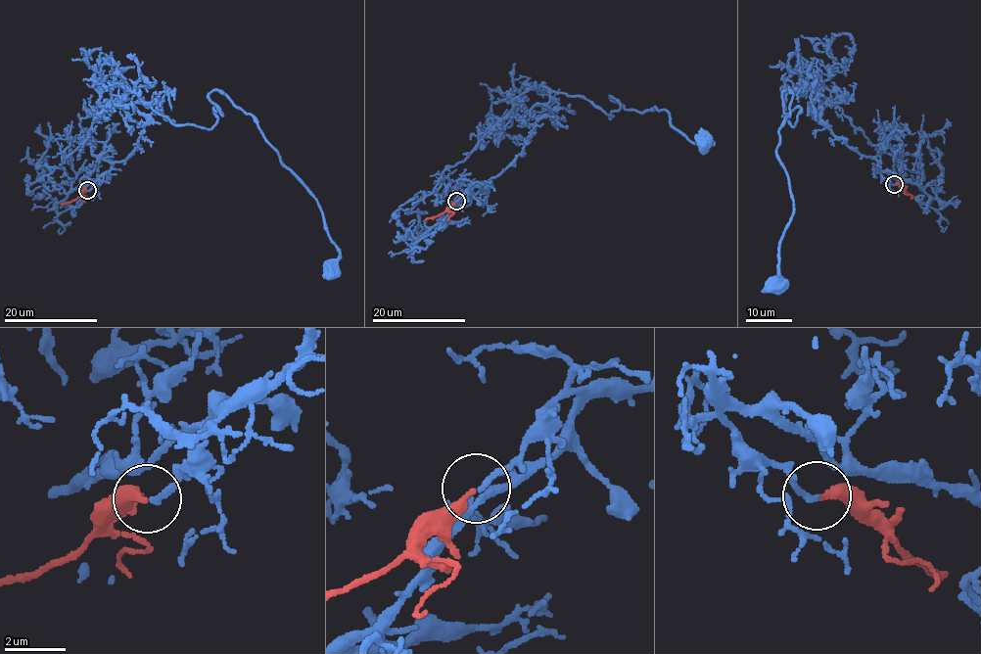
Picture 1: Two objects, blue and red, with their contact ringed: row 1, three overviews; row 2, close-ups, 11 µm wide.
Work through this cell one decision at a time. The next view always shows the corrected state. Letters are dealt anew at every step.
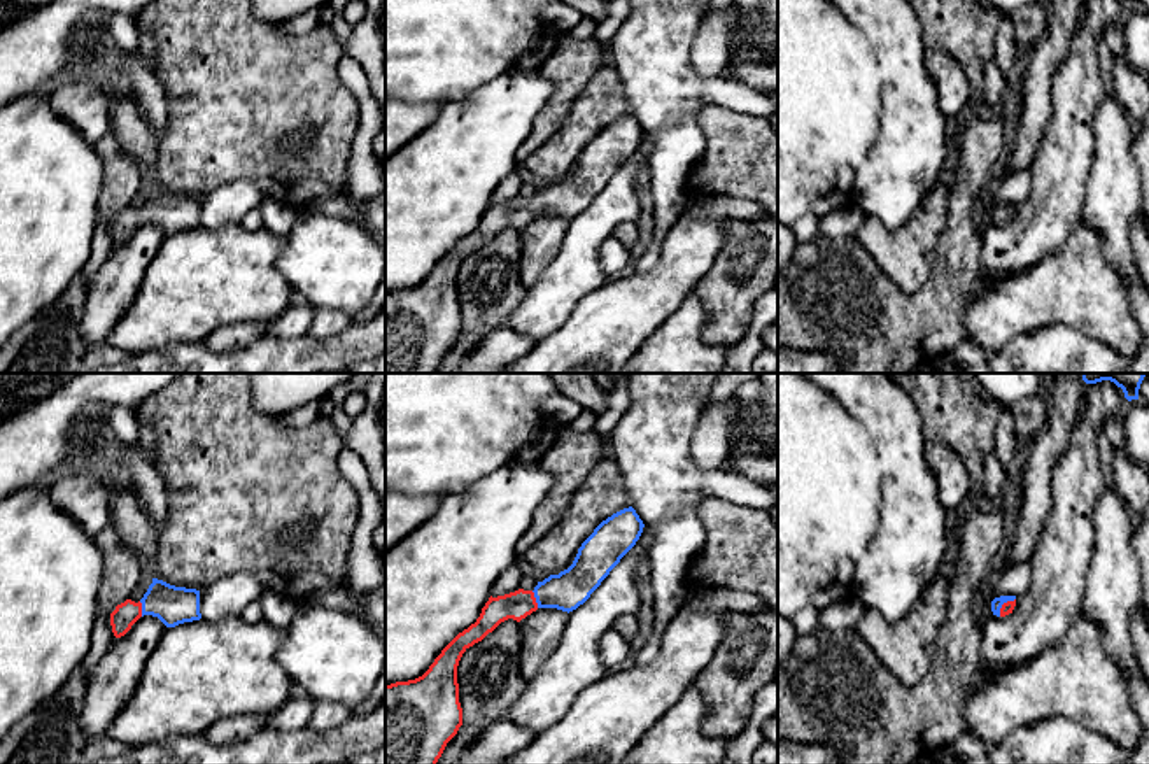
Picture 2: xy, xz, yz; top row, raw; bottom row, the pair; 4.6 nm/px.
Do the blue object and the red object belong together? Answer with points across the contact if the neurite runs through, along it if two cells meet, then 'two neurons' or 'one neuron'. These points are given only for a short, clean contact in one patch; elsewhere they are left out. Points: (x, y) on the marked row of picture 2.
across xz (571, 587), (536, 600), (517, 605) | one neuron

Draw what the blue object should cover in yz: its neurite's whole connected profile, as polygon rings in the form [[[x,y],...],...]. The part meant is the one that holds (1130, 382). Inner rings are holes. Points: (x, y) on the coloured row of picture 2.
[[[1082,373],[1086,384],[1110,380],[1123,389],[1128,401],[1138,400],[1138,389],[1145,373]]]

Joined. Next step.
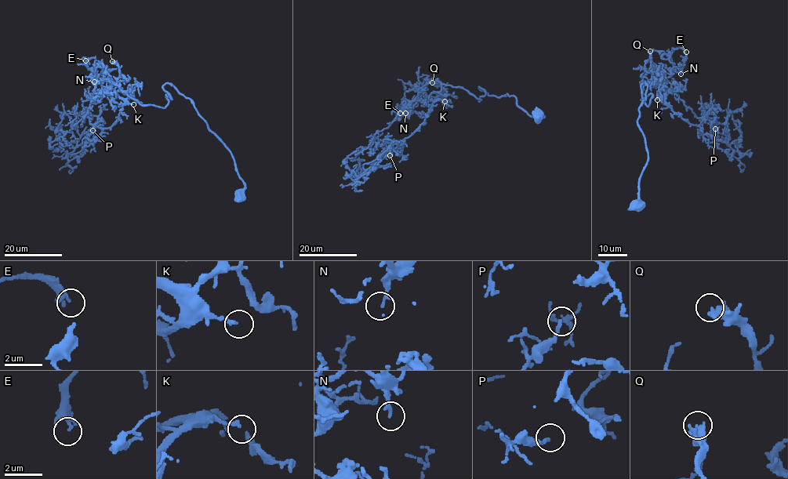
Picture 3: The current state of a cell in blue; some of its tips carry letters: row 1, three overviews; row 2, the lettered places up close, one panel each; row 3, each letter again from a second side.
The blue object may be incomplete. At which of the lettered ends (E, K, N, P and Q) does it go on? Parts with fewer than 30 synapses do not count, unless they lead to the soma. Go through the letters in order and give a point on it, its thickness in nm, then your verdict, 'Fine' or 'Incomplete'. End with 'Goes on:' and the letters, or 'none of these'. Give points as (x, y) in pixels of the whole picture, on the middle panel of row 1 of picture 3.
E: Place: (400, 113). Thickness 190 nm. Fine
K: Place: (444, 101). Thickness 160 nm. Fine
N: Place: (405, 113). Thickness 160 nm. Fine
P: Place: (390, 155). Thickness 150 nm. Fine
Q: Place: (432, 82). Thickness 460 nm. Fine
Goes on: none of these

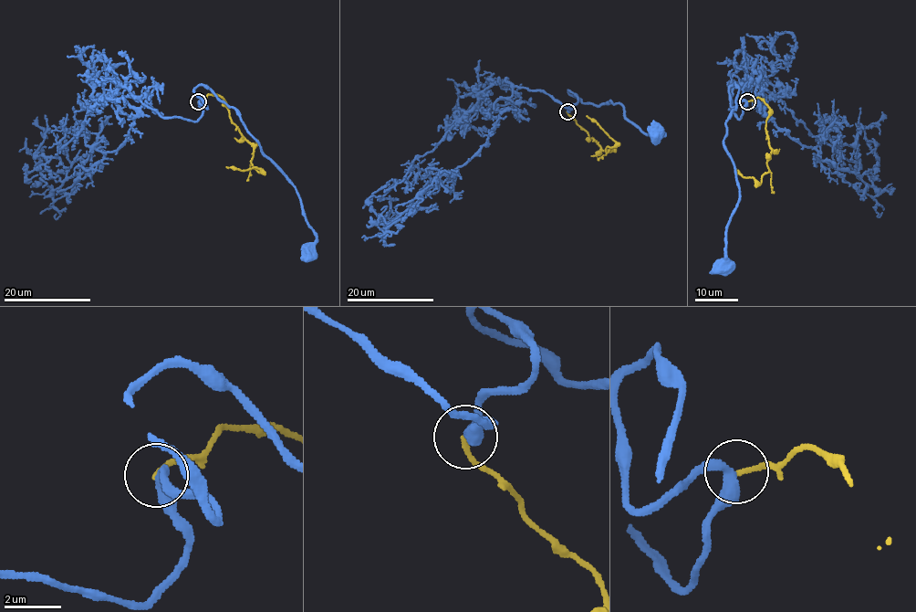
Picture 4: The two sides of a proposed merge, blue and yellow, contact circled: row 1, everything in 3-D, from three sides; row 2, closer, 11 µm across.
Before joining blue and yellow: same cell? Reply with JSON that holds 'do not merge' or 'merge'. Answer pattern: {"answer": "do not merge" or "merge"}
{"answer": "do not merge"}

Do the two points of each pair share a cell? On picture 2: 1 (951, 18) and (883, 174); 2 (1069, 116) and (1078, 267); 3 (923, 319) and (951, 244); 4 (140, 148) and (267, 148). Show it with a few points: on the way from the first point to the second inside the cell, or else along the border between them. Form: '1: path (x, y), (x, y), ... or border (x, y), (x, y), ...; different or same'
1: border (916, 18), (922, 27), (925, 49); different
2: border (1081, 225), (1046, 256); different
3: path (941, 300), (951, 282), (951, 263); same
4: border (160, 141), (153, 179); different

